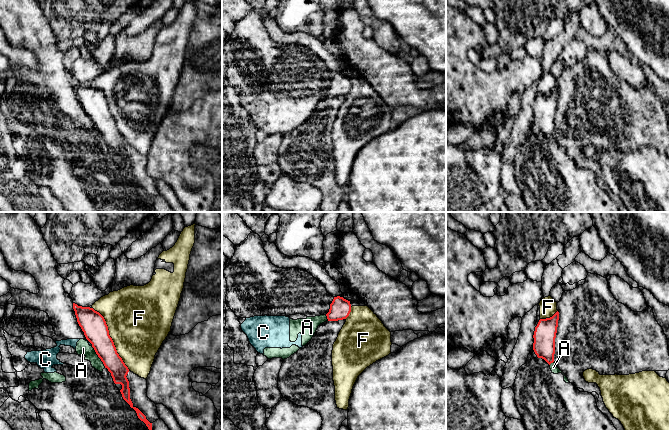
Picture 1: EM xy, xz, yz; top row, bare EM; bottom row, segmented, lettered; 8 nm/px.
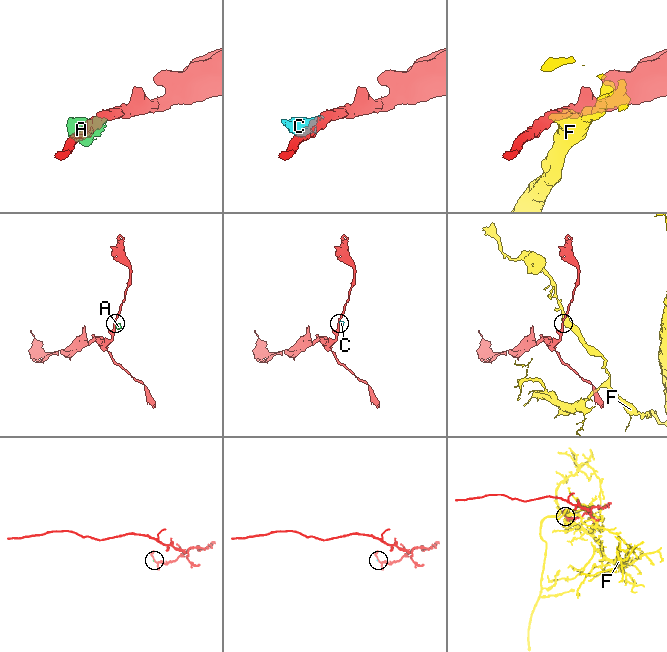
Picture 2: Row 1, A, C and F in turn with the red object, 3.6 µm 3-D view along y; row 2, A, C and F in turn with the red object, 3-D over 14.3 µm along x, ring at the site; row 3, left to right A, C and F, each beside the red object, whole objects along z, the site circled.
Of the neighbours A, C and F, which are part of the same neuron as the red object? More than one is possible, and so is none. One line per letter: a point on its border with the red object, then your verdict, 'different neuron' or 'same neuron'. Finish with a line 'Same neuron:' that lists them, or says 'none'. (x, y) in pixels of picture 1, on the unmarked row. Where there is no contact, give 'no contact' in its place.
A: xy (98, 132) | different neuron
C: xy (89, 117) | different neuron
F: xy (111, 114) | different neuron
Same neuron: none

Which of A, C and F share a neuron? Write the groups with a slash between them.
A C / F

